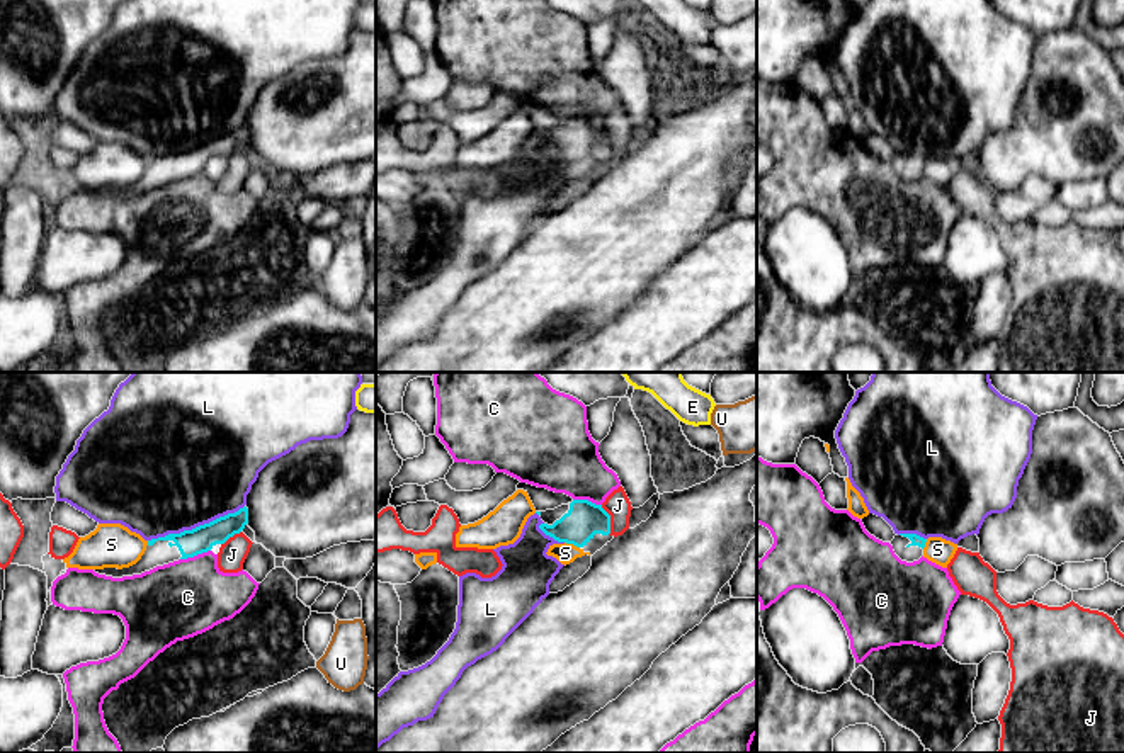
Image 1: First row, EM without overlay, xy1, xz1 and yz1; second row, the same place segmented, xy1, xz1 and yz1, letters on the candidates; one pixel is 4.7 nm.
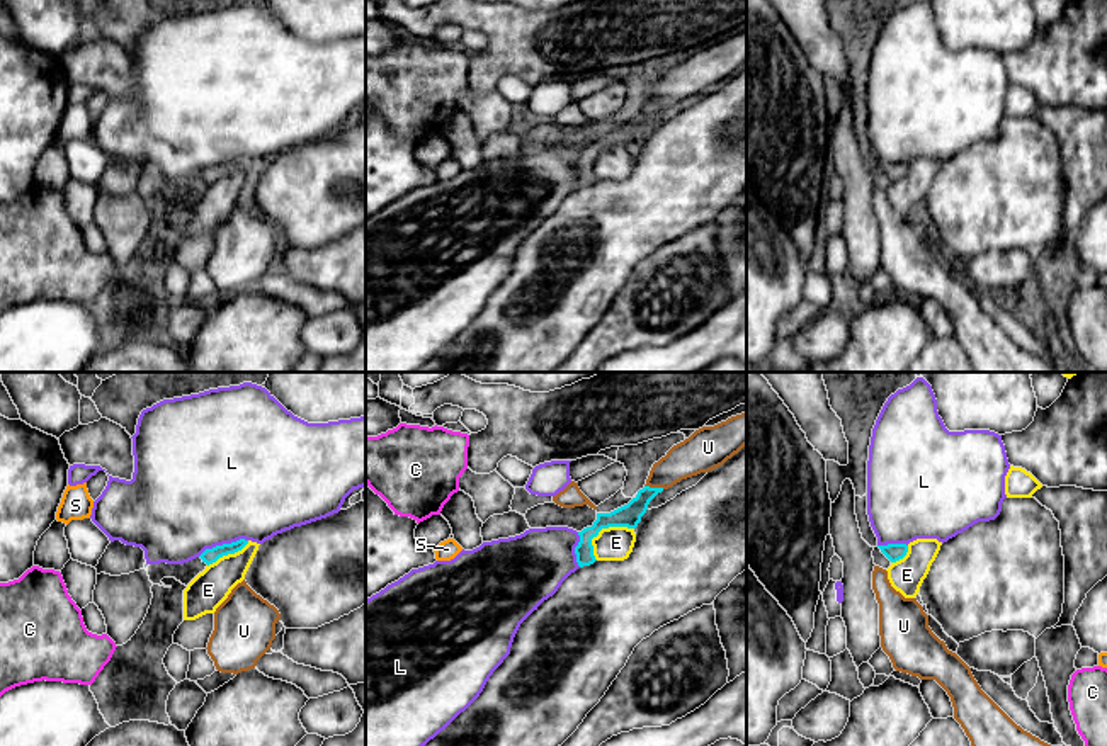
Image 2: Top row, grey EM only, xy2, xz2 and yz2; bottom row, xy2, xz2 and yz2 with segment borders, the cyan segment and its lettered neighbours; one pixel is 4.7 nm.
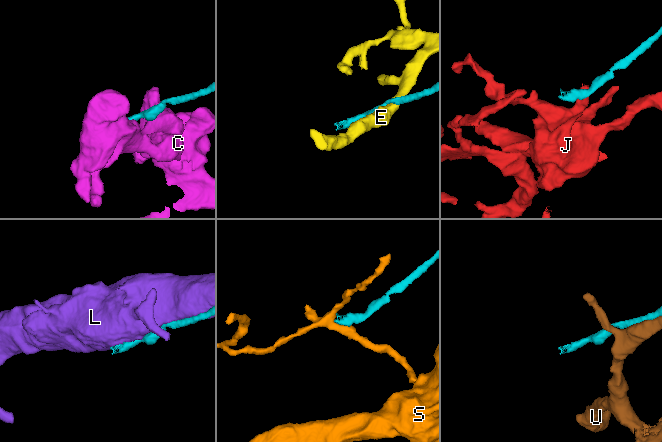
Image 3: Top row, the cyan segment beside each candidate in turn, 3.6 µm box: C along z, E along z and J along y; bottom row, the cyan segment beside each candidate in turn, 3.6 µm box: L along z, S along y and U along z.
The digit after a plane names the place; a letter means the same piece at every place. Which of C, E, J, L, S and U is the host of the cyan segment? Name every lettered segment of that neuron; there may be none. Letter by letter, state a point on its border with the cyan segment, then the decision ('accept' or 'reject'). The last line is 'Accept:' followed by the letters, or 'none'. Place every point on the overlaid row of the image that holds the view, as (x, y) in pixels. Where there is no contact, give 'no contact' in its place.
C: xy1 (194, 554) | reject
E: xz2 (602, 527) | reject
J: xz1 (609, 520) | reject
L: xy1 (196, 527) | reject
S: xz1 (572, 543) | reject
U: xz2 (655, 488) | reject
Accept: none

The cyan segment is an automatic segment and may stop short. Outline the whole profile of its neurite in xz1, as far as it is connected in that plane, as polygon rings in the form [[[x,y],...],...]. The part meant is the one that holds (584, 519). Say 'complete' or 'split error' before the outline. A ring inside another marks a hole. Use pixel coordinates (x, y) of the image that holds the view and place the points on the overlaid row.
split error; [[[573,500],[554,510],[541,512],[539,529],[558,542],[587,546],[595,534],[610,534],[610,515],[588,500]]]

